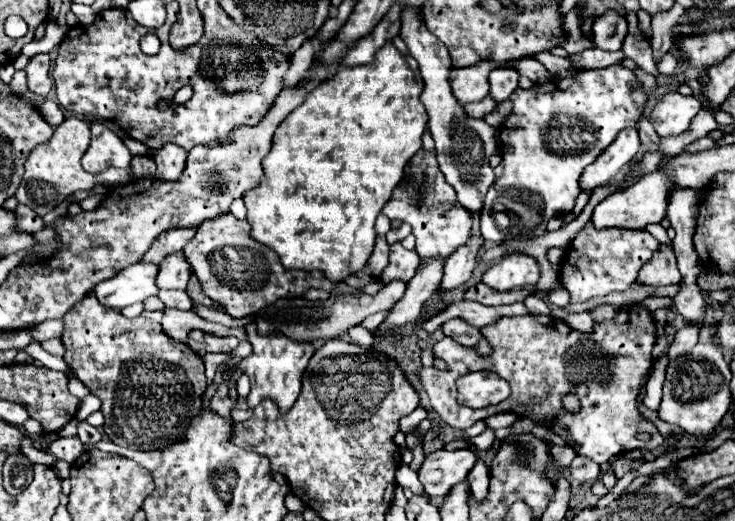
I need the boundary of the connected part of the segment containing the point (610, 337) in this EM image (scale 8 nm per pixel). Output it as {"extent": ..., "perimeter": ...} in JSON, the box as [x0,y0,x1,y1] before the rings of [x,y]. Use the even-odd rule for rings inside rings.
{"extent":[419,304,663,464],"perimeter":[[[631,304],[619,308],[615,318],[593,322],[593,332],[577,332],[563,320],[553,316],[513,316],[501,318],[495,324],[483,328],[483,336],[491,344],[489,356],[479,356],[475,348],[457,344],[451,338],[443,338],[433,346],[435,358],[447,364],[445,370],[435,366],[421,366],[419,380],[429,396],[433,410],[439,414],[441,422],[451,428],[465,430],[477,420],[513,412],[519,418],[529,418],[537,426],[543,426],[563,438],[577,456],[591,458],[597,464],[609,462],[611,456],[625,454],[629,450],[647,448],[657,450],[663,444],[663,436],[657,428],[645,420],[637,410],[637,394],[649,372],[653,358],[651,350],[657,340],[653,314],[641,304]],[[491,370],[505,378],[511,386],[511,396],[495,406],[473,410],[457,402],[457,378],[477,372]],[[593,386],[595,390],[591,390]],[[573,394],[579,398],[581,408],[577,414],[563,406],[563,396]],[[637,434],[649,434],[651,440],[643,442]],[[575,442],[575,444],[571,444]]]}

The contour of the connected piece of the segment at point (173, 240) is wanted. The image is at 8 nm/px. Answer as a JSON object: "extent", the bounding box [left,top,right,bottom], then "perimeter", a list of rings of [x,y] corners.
{"extent":[141,228,195,264],"perimeter":[[[173,228],[173,230],[167,230],[163,232],[155,242],[153,246],[149,248],[149,252],[143,256],[141,262],[149,262],[149,264],[161,264],[169,254],[175,254],[175,252],[181,252],[183,246],[193,238],[195,234],[195,228]]]}

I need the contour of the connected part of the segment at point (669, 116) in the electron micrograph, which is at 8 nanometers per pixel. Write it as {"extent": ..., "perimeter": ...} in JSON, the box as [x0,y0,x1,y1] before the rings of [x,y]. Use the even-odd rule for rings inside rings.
{"extent":[651,92,701,138],"perimeter":[[[679,92],[665,94],[651,110],[651,124],[661,138],[673,138],[689,128],[693,116],[701,110],[701,104],[693,96],[681,96]]]}

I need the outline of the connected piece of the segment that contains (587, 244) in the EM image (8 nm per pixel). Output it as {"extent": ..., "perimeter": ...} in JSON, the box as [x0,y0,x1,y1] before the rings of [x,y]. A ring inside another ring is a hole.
{"extent":[559,224,659,304],"perimeter":[[[587,224],[569,244],[565,258],[561,260],[559,280],[563,288],[571,294],[571,304],[581,304],[591,298],[607,296],[609,292],[627,290],[637,280],[641,266],[651,258],[653,250],[657,248],[659,240],[653,238],[647,230],[595,230],[591,224]]]}

